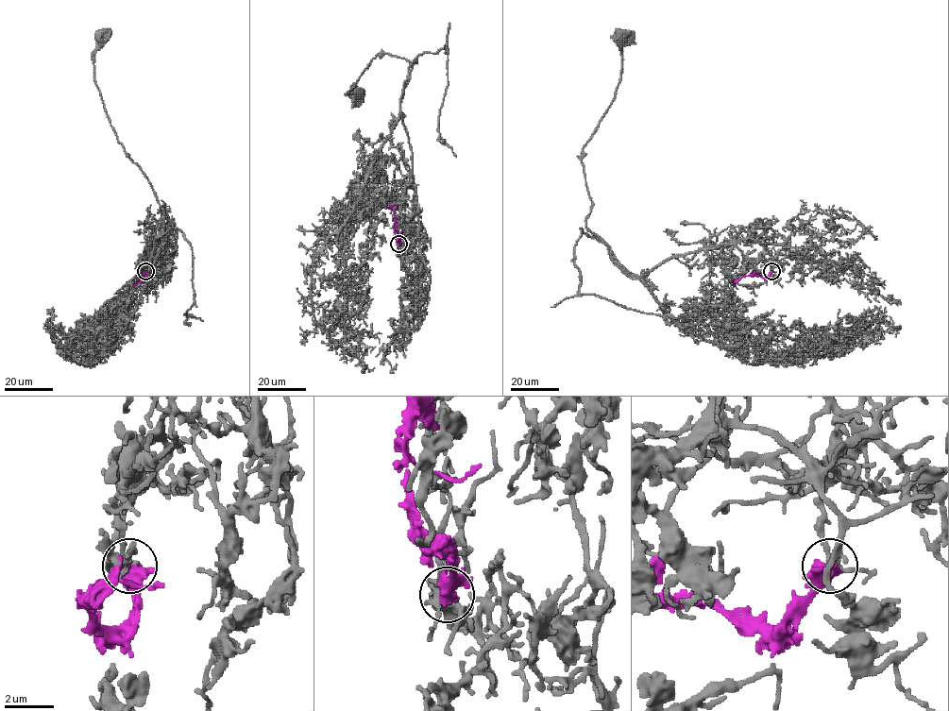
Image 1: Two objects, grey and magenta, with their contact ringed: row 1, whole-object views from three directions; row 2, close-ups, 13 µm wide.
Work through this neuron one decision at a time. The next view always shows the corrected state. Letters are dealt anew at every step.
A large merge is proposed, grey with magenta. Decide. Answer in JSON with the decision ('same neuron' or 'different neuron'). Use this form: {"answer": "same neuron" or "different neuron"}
{"answer": "different neuron"}

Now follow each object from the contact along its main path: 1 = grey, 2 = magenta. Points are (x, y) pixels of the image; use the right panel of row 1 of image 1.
1: (771, 271), (725, 245), (673, 255), (634, 275), (586, 227), (591, 199), (582, 152), (615, 96), (621, 35)
2: (771, 272), (766, 278), (742, 277), (735, 285)

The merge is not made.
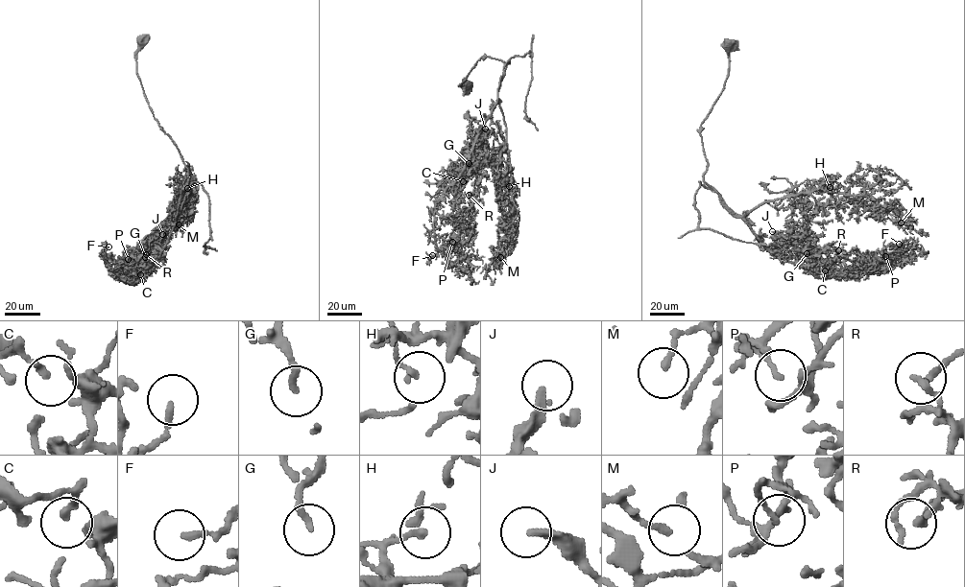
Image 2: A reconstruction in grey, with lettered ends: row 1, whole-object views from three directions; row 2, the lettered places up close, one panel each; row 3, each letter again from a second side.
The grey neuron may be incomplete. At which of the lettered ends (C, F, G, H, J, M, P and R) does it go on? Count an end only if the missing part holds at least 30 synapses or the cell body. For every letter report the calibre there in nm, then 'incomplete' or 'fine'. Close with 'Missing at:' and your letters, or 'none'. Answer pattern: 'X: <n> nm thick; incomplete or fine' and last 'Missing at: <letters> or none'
C: 140 nm thick; fine
F: 170 nm thick; fine
G: 190 nm thick; fine
H: 180 nm thick; fine
J: 200 nm thick; incomplete
M: 170 nm thick; fine
P: 130 nm thick; fine
R: 170 nm thick; fine
Missing at: J

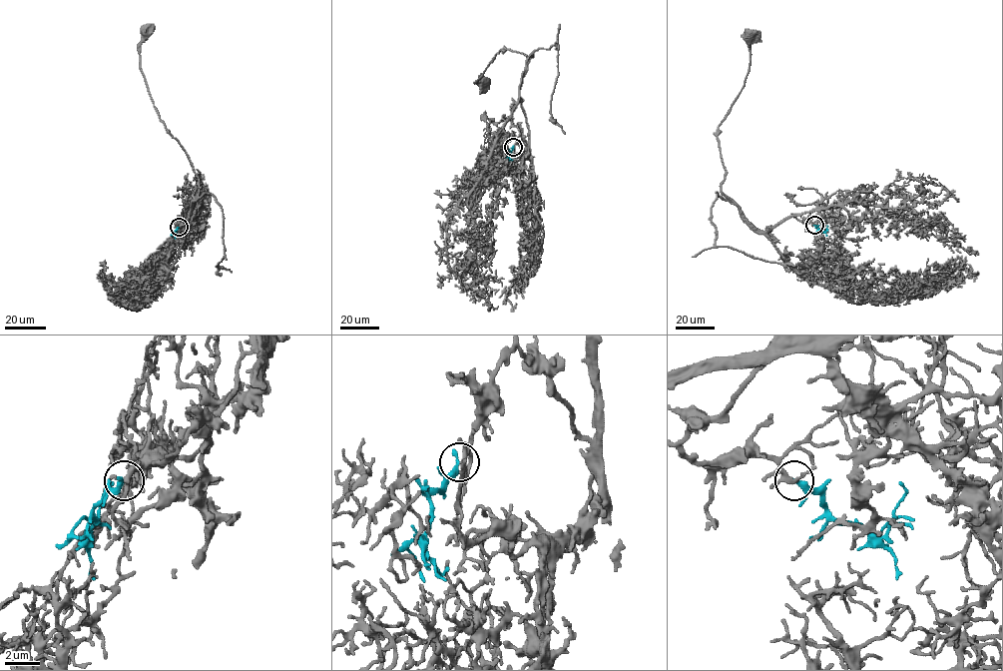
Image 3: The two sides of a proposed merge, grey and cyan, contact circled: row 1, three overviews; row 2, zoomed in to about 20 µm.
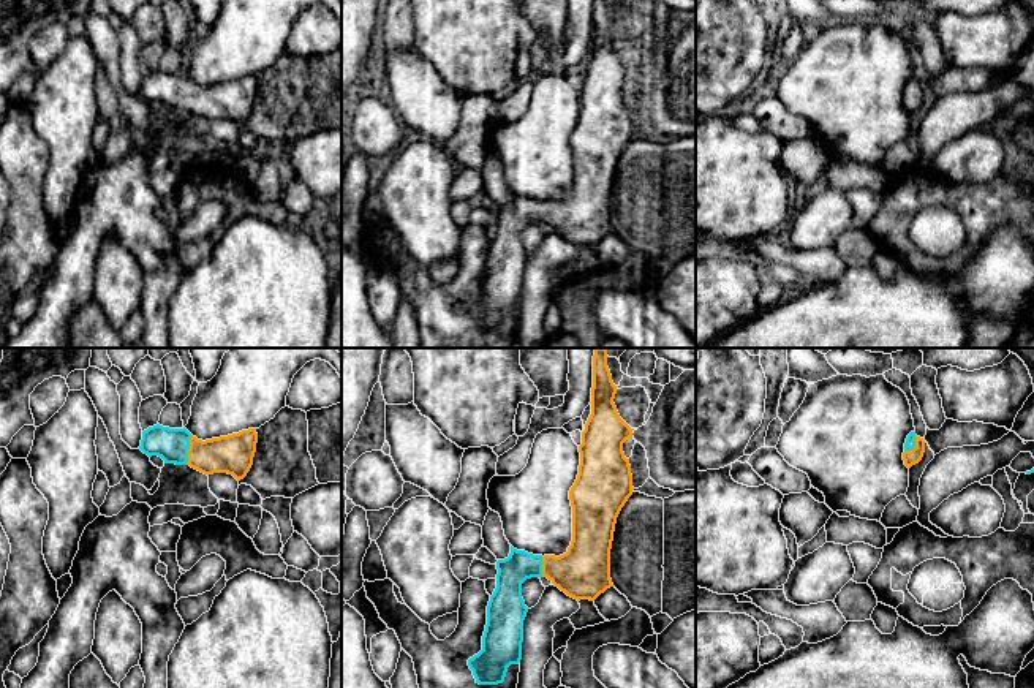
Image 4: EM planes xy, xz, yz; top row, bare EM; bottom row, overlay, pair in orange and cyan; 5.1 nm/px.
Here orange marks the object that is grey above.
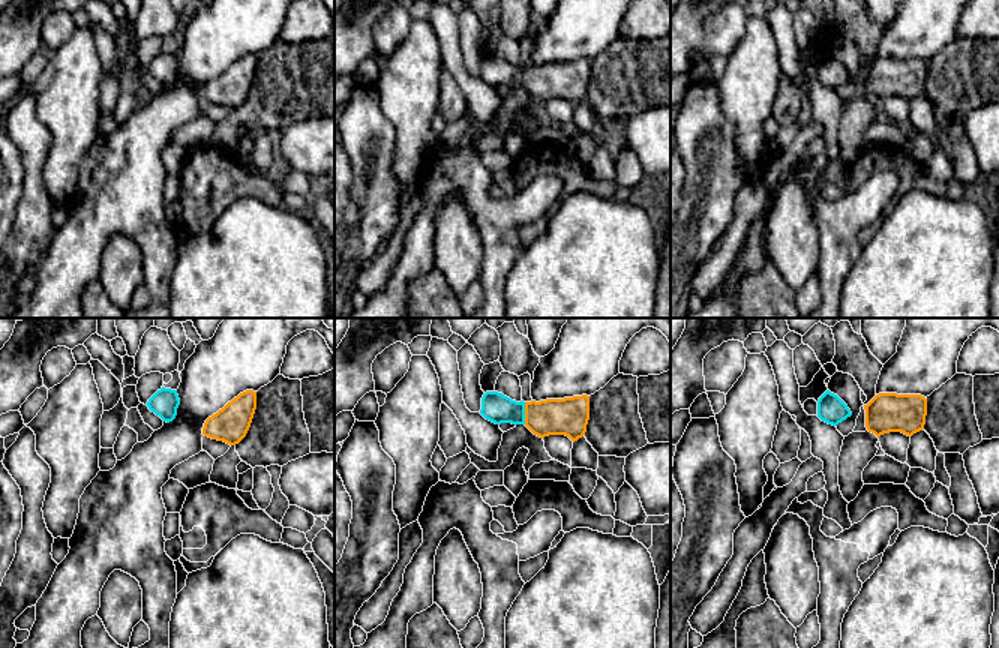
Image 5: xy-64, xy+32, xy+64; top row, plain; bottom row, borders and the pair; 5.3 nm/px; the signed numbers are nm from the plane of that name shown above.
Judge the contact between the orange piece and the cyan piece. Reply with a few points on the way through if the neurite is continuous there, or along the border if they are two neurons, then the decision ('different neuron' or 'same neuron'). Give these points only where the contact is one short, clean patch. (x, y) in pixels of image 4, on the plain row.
across xy (233, 100), (198, 100), (188, 95), (171, 90) | same neuron

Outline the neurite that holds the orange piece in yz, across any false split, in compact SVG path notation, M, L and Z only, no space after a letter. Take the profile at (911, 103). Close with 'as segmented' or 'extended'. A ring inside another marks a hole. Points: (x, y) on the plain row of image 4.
M911 77L904 89L903 106L908 114L919 109L925 98L925 85Z | extended

